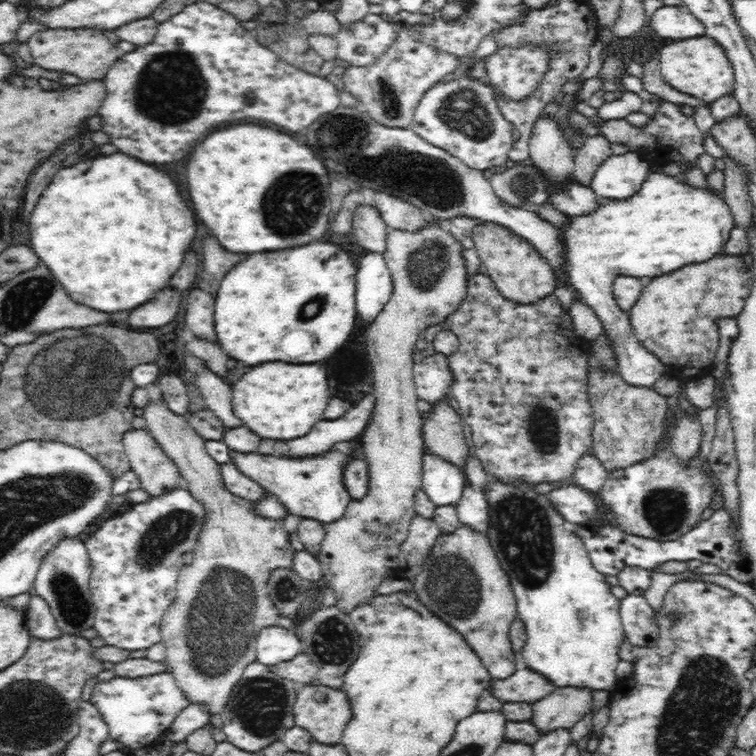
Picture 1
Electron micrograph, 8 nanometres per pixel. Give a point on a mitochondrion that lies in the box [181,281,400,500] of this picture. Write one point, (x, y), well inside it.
(315, 305)

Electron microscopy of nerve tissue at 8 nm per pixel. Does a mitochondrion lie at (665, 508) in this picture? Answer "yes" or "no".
yes

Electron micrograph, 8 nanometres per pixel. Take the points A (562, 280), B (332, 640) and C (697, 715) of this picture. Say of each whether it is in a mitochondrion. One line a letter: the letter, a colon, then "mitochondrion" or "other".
A: other
B: mitochondrion
C: mitochondrion

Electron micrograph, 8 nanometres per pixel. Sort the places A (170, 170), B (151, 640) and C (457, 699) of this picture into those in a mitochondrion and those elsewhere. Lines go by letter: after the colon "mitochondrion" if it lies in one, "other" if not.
A: other
B: other
C: other

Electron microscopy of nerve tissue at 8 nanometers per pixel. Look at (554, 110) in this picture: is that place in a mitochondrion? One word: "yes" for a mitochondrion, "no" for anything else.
no

